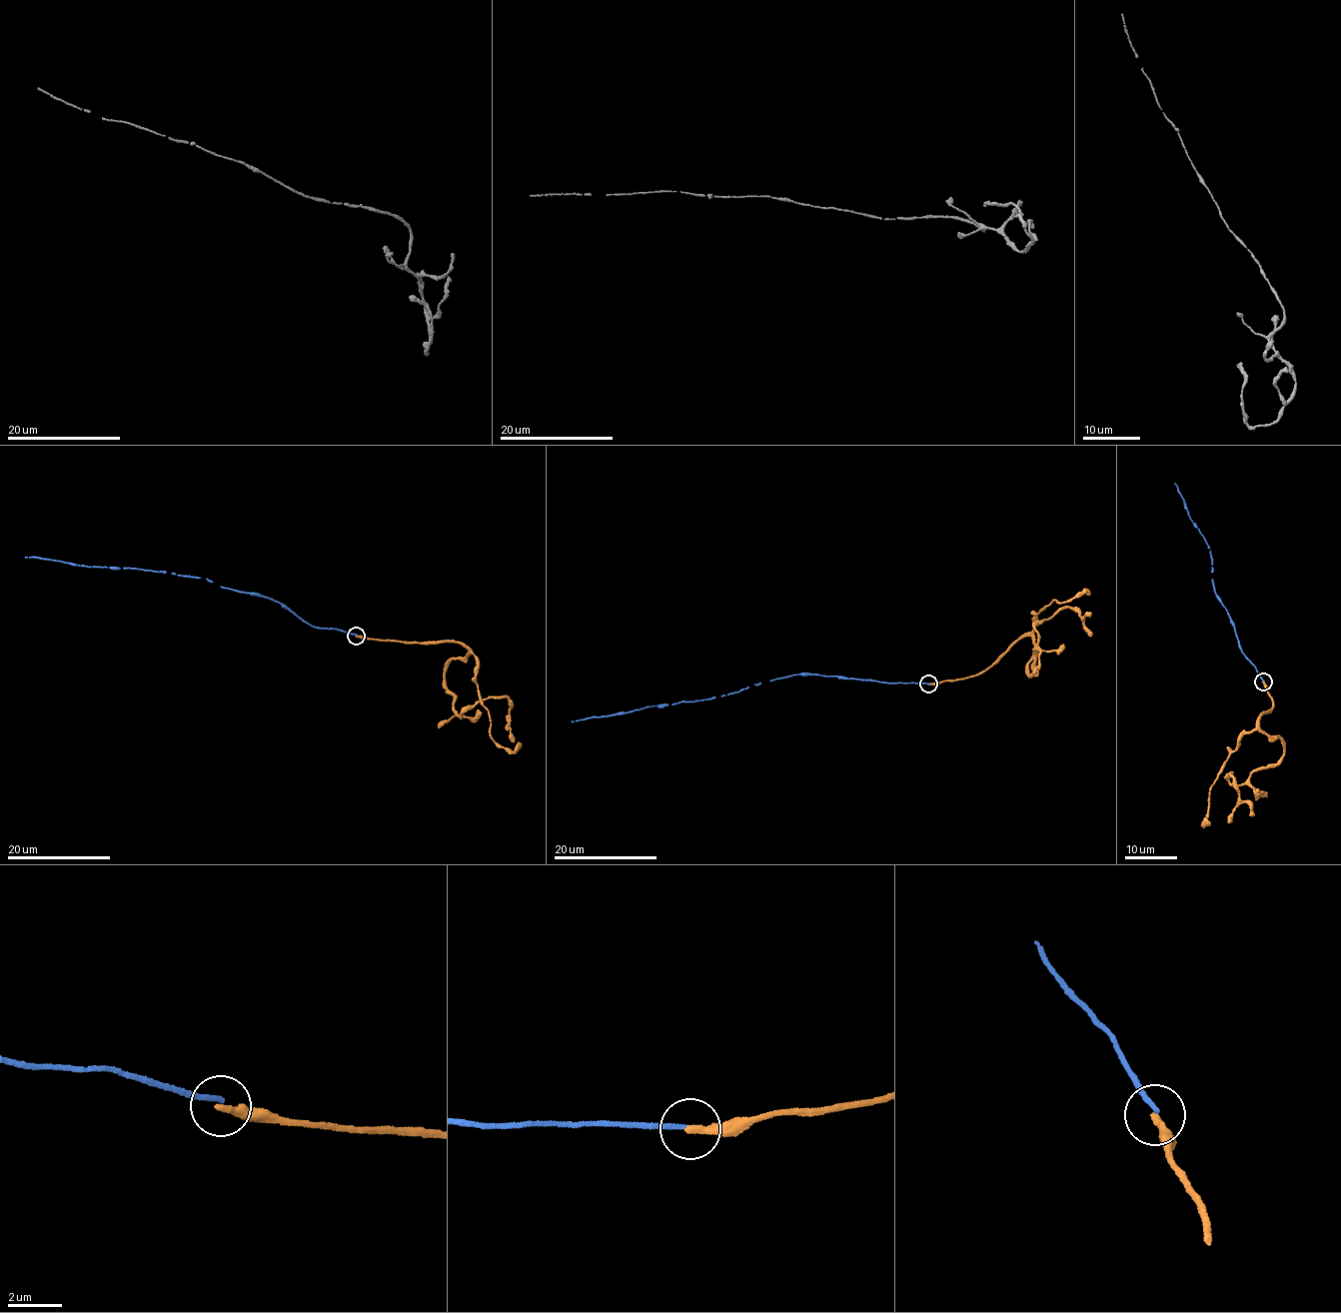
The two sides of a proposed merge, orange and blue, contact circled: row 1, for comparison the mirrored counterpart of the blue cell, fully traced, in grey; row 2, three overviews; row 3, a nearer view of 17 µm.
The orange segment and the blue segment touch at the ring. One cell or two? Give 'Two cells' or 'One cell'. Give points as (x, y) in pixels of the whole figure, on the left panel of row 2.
Two cells

